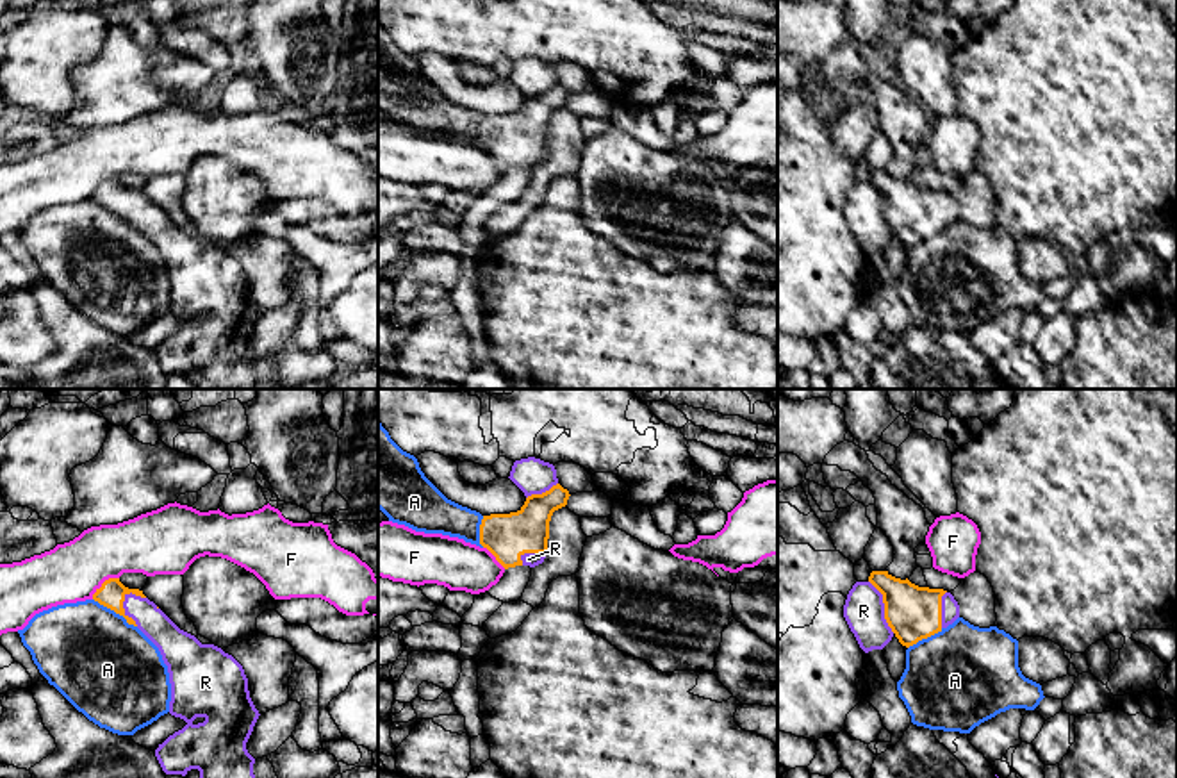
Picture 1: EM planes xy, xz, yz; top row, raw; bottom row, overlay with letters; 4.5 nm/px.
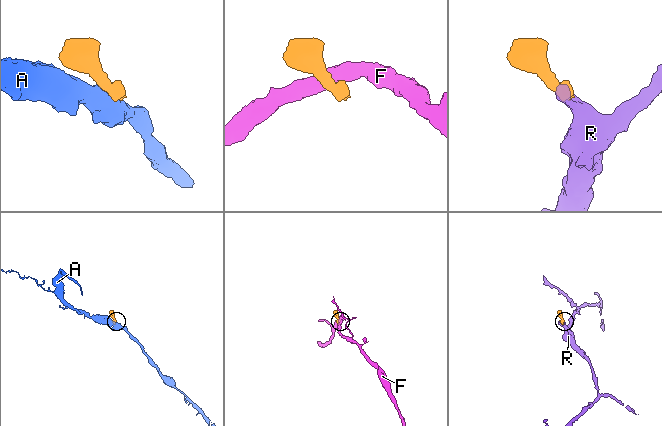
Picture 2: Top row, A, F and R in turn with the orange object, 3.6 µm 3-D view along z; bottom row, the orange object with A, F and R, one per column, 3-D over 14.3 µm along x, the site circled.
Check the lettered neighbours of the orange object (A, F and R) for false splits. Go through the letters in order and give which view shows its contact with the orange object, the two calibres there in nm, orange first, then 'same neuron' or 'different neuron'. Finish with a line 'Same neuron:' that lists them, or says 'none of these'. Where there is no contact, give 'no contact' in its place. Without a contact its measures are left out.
A: meets orange in xy; 120 nm thick on the orange side, 440 nm on the other; different neuron
F: meets orange in xy; 120 nm thick on the orange side, 260 nm on the other; different neuron
R: meets orange in xy; 120 nm thick on the orange side, 140 nm on the other; same neuron
Same neuron: R

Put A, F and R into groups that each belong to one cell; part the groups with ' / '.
A / F / R

